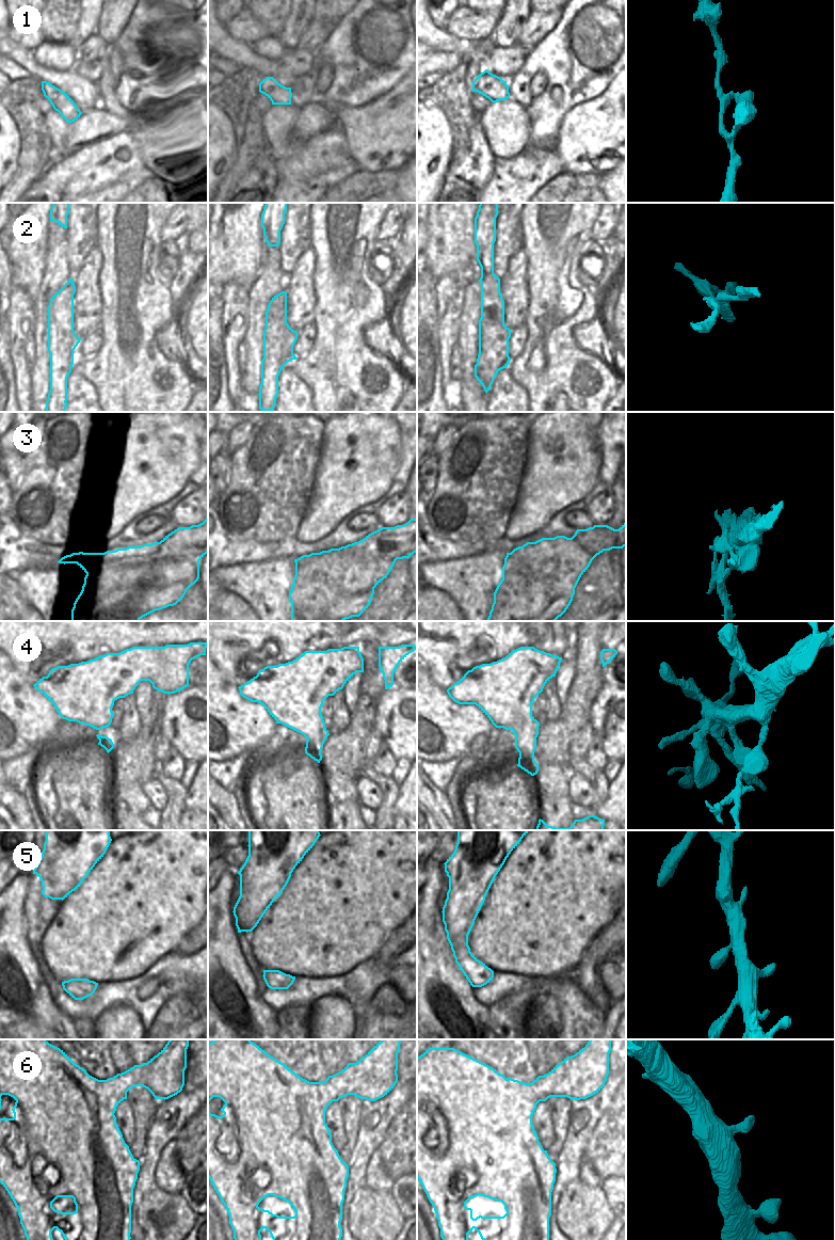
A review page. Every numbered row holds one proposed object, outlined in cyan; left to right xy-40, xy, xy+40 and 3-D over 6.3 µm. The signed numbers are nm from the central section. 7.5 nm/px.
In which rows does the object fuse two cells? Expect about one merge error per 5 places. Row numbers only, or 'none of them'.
2, 3

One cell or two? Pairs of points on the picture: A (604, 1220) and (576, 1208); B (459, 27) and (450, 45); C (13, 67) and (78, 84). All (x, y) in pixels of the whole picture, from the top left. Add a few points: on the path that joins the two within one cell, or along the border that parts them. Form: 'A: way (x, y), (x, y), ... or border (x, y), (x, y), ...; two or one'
A: way (597, 1217), (585, 1217), (582, 1213); one
B: border (443, 29), (467, 42); two
C: border (11, 58), (32, 75); two

